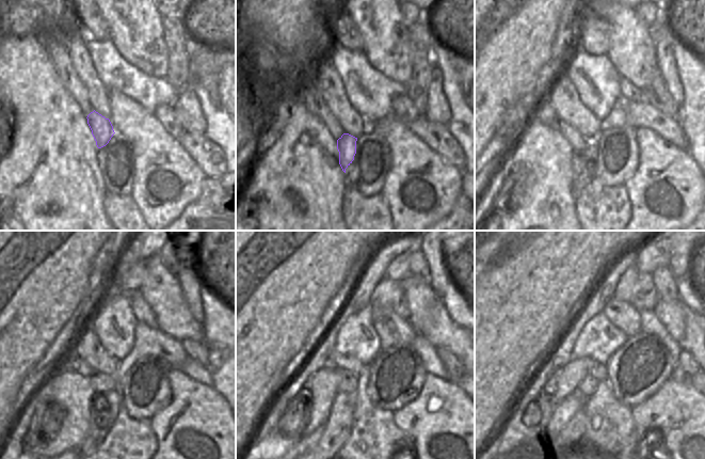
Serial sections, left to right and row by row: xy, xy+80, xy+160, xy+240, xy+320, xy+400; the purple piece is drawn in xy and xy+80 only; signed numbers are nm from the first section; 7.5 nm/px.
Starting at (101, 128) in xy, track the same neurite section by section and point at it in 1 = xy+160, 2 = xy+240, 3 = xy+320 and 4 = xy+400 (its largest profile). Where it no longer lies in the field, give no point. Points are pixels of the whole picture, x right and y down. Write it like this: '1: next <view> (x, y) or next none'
1: next xy+160 (583, 162)
2: next xy+240 (105, 406)
3: next xy+320 (337, 428)
4: next xy+400 (573, 432)

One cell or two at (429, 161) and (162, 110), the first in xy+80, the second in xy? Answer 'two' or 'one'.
two

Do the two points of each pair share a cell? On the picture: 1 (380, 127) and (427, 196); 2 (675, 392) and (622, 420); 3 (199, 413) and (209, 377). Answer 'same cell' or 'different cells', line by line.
1: same cell
2: different cells
3: different cells

